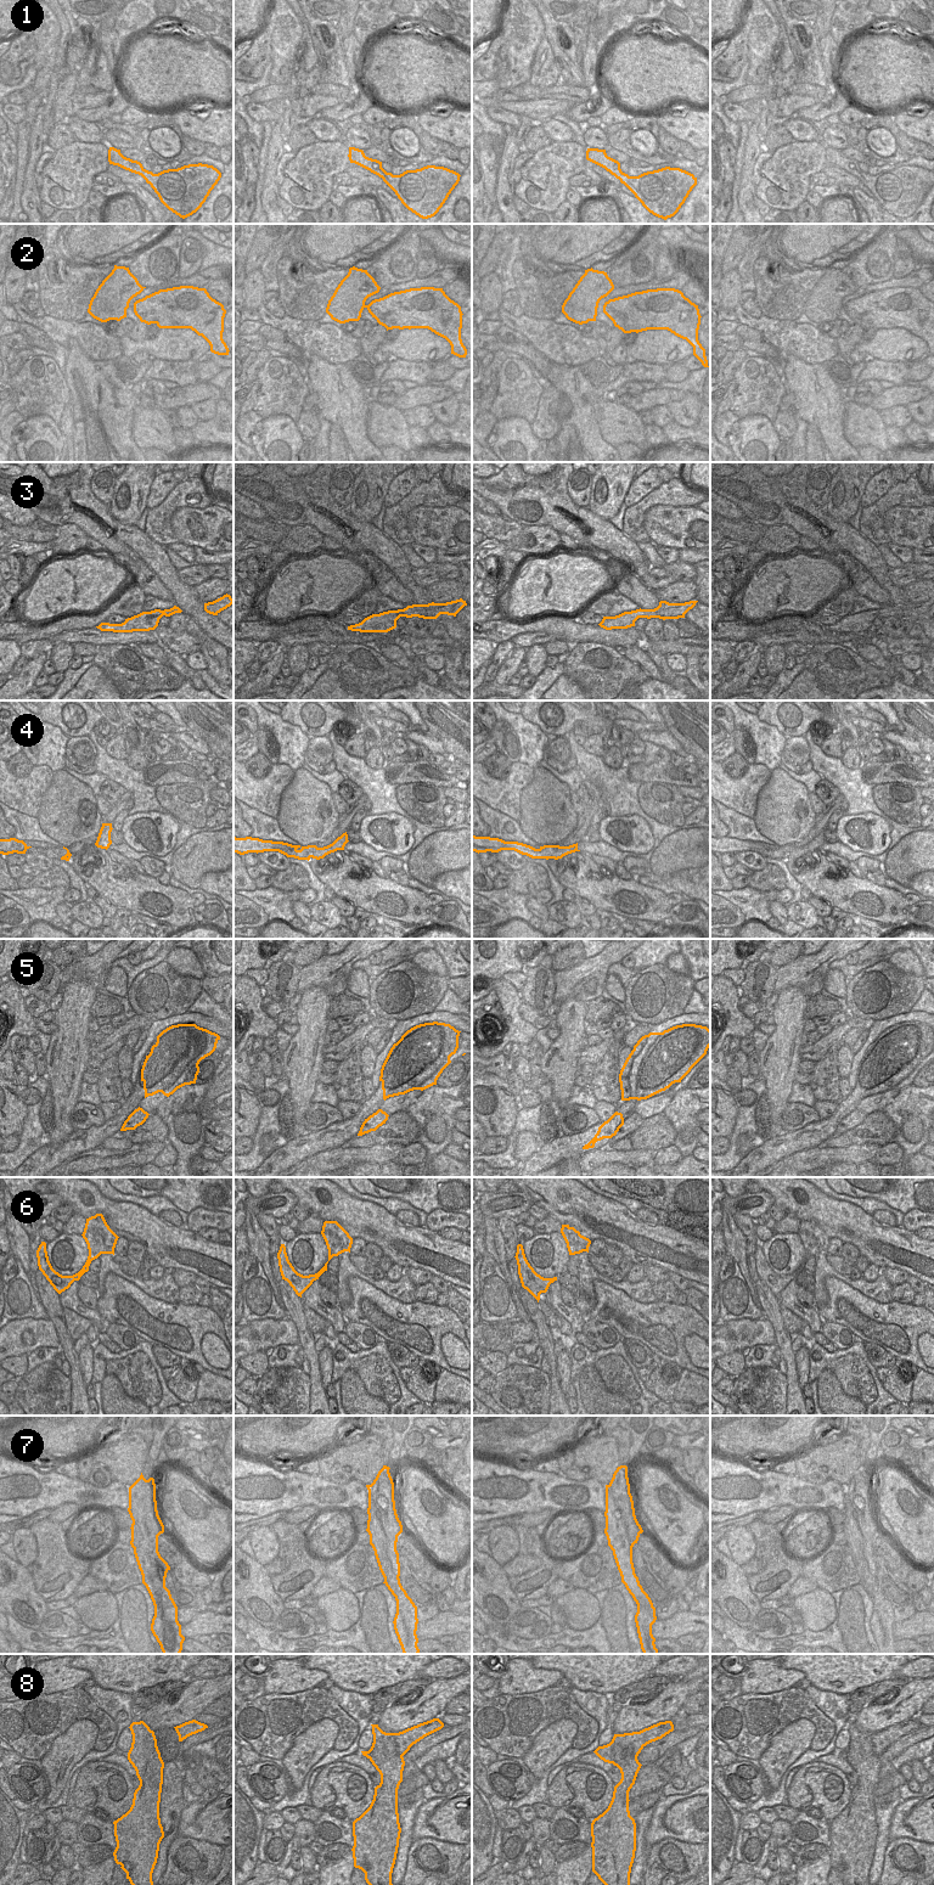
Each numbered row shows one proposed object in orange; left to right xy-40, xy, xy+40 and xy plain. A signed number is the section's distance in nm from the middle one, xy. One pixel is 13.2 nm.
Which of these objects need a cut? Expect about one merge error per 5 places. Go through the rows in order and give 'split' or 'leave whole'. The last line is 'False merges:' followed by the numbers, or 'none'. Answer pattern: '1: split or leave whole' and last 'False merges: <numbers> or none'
1: leave whole
2: leave whole
3: leave whole
4: leave whole
5: split
6: leave whole
7: split
8: split
False merges: 5, 7, 8

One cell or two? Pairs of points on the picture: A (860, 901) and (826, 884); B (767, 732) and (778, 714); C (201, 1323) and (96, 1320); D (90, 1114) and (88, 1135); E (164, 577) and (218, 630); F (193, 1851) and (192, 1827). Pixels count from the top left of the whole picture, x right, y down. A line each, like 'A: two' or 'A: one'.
A: one
B: two
C: two
D: two
E: one
F: two

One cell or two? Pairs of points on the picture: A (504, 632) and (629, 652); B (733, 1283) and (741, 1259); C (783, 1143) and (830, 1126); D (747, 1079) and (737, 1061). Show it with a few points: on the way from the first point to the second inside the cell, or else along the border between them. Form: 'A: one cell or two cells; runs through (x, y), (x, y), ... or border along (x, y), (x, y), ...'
A: two cells; border along (634, 645), (620, 648)
B: two cells; border along (733, 1260), (749, 1294)
C: one cell; runs through (794, 1142), (819, 1132)
D: one cell; runs through (744, 1074), (741, 1065)

